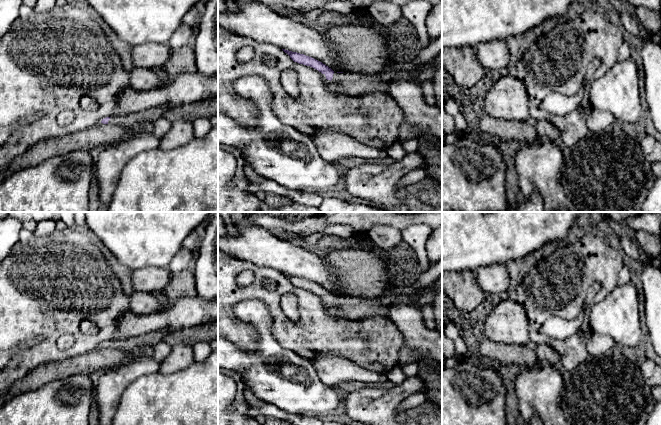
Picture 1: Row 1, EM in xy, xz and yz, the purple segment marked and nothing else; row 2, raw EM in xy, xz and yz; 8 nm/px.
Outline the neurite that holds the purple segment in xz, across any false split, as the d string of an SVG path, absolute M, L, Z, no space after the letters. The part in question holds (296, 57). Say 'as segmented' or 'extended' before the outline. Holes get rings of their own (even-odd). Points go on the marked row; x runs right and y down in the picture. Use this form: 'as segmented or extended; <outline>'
extended; M282 49L290 58L299 64L310 66L326 76L328 90L348 97L363 96L378 92L389 92L391 82L383 82L379 74L334 72L322 62L289 50Z

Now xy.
extended; M163 105L145 111L131 113L123 117L106 117L102 119L101 123L117 125L117 126L127 126L131 129L134 129L139 124L145 122L151 122L151 123L155 122L157 119L163 117L163 115L170 108L171 108L170 106Z

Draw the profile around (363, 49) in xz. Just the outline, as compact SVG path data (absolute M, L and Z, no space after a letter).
M339 25L320 32L337 55L339 67L334 72L379 74L389 70L400 57L400 48L392 52L388 46L386 33L376 25Z

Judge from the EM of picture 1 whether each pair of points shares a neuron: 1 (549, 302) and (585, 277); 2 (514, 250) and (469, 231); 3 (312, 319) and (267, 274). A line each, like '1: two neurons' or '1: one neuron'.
1: one neuron
2: one neuron
3: one neuron

